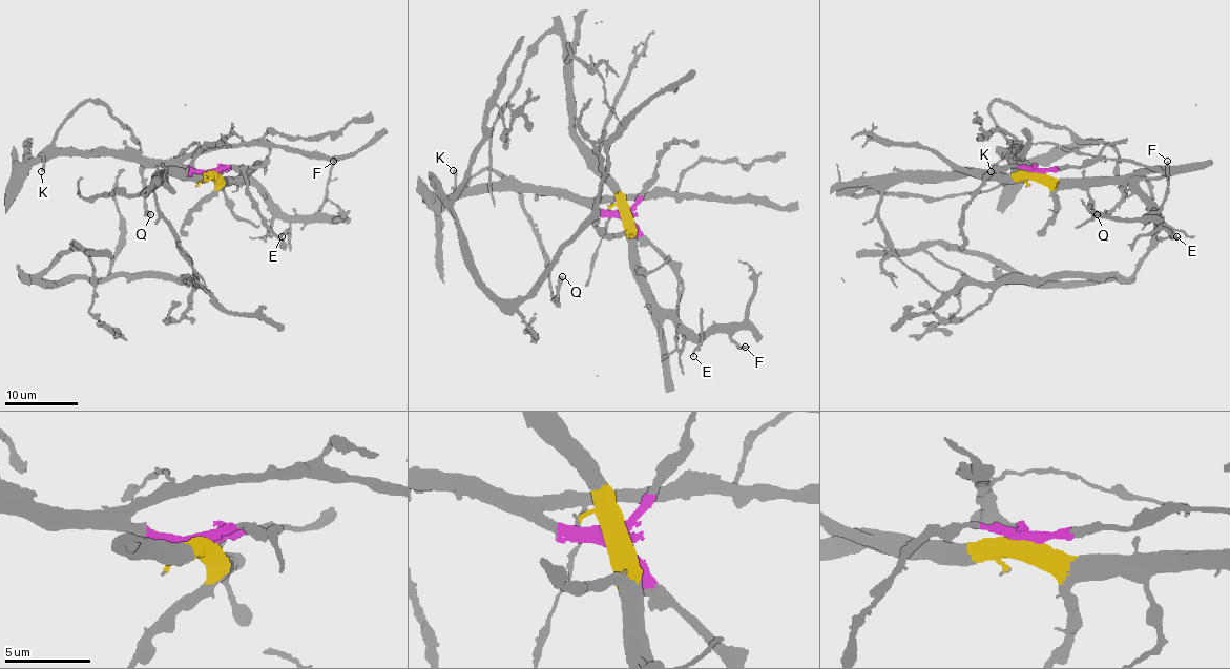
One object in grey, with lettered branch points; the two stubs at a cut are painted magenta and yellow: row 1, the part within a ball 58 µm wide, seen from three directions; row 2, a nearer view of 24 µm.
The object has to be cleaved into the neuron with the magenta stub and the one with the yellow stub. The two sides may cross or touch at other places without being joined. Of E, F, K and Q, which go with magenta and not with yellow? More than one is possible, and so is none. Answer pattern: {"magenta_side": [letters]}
{"magenta_side": ["K", "Q"]}

